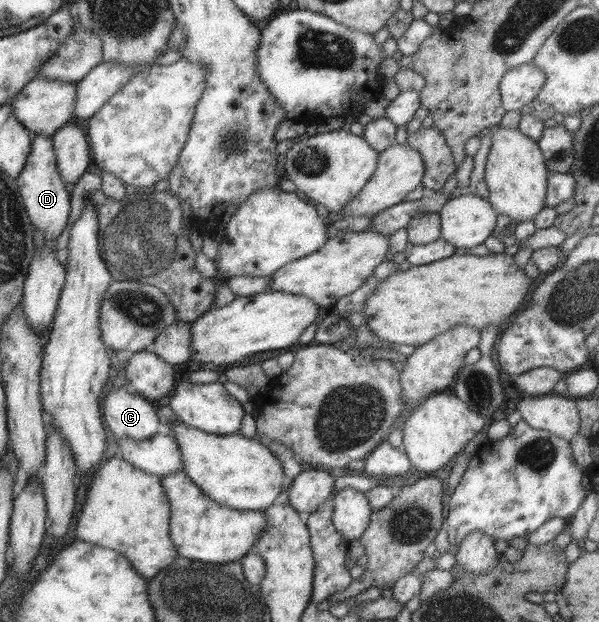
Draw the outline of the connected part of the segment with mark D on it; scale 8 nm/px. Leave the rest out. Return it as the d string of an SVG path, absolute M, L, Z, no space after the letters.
M31 132L31 134L31 152L28 154L27 162L16 181L19 184L23 207L33 226L43 232L46 240L56 240L69 222L71 209L69 192L71 188L66 182L63 182L62 176L59 174L52 138L43 133Z

